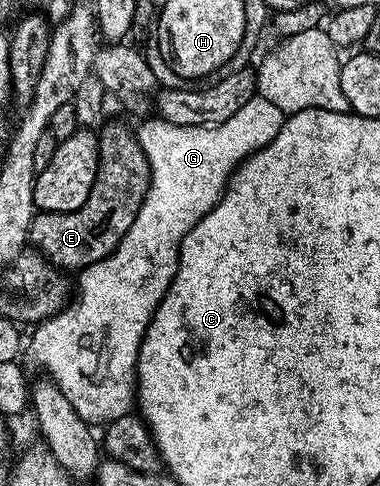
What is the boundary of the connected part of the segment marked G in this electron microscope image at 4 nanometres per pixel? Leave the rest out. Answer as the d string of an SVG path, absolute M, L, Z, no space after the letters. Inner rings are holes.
M253 97L250 101L246 101L246 105L242 105L242 109L238 109L238 113L234 113L234 117L230 117L224 123L215 125L205 125L203 127L191 127L190 125L174 125L168 123L165 119L153 117L145 121L141 127L135 128L136 139L142 145L142 149L148 158L150 165L150 173L152 180L148 186L146 197L142 201L142 205L138 209L138 217L134 217L134 225L130 225L130 229L126 233L126 237L122 237L122 241L118 246L111 251L102 261L98 261L94 265L85 267L79 272L80 292L75 292L74 302L71 305L65 306L64 310L58 315L52 315L49 319L43 320L35 324L32 335L32 355L49 371L51 382L57 383L62 389L62 393L66 393L66 401L70 401L70 405L74 405L74 409L86 420L89 424L107 425L113 423L118 417L129 414L133 410L134 404L138 399L136 390L136 362L138 361L138 353L140 346L144 340L146 329L150 325L150 321L154 317L154 313L158 309L158 305L162 301L162 297L170 289L170 285L176 276L178 269L178 261L180 260L180 246L186 237L186 233L198 222L202 217L206 217L206 213L210 213L210 209L214 209L214 205L220 203L220 198L224 195L224 191L228 188L228 180L236 172L236 168L240 166L244 160L248 159L258 149L262 149L270 141L274 141L274 137L278 137L278 129L282 129L286 115L275 108L268 101Z

